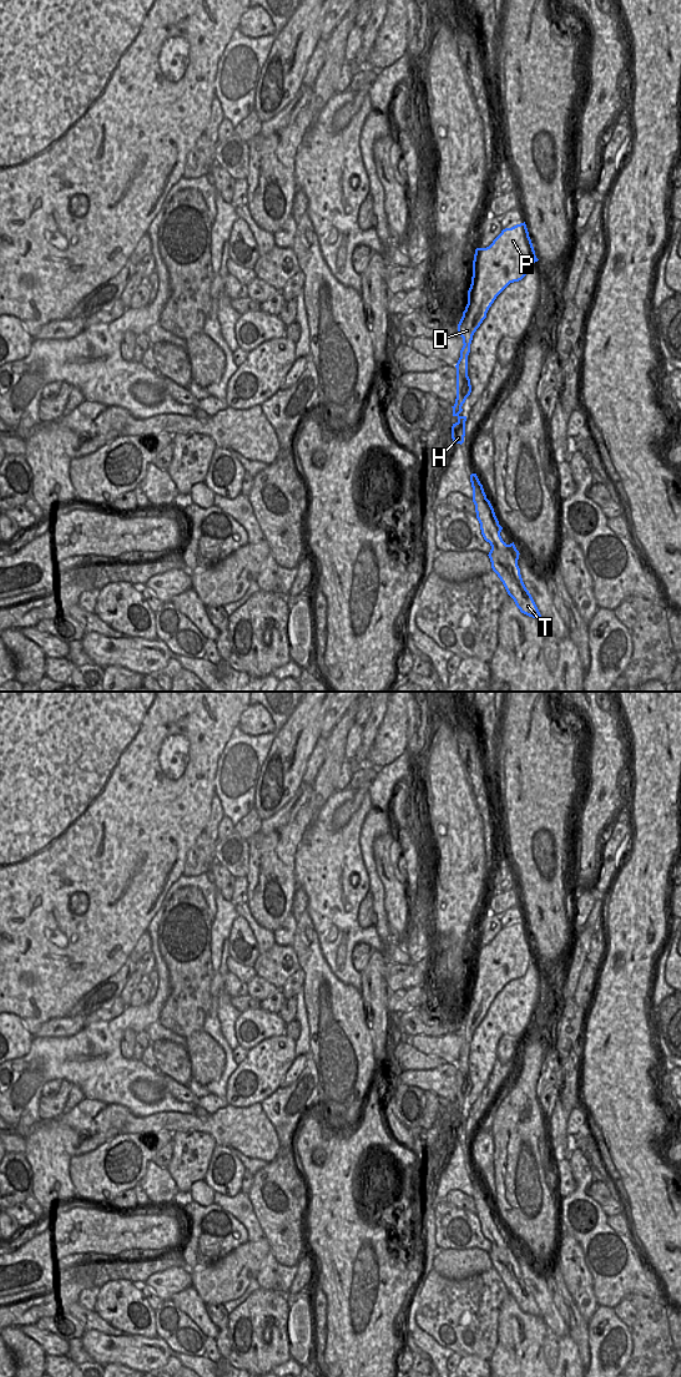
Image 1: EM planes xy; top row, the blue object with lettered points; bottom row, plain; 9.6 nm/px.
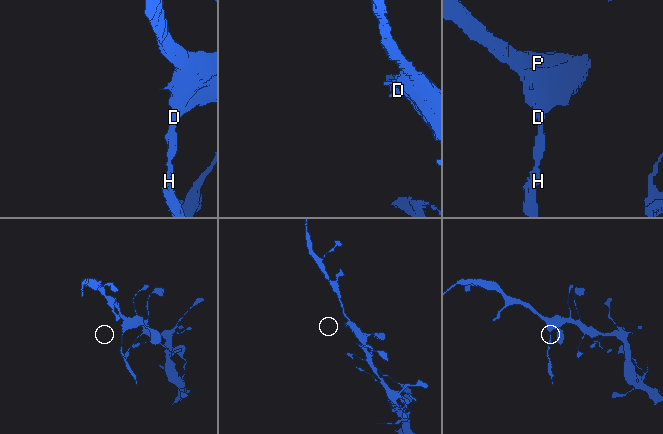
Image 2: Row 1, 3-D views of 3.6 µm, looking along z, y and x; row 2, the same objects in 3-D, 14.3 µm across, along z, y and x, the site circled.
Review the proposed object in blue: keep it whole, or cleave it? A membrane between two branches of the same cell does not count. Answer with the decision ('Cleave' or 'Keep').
Cleave

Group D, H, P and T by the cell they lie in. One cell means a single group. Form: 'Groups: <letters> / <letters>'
Groups: D P / H T

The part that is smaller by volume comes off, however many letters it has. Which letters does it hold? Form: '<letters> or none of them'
H, T

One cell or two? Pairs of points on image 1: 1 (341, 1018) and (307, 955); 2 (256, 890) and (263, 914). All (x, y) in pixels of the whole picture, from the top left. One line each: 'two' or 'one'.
1: one
2: one

